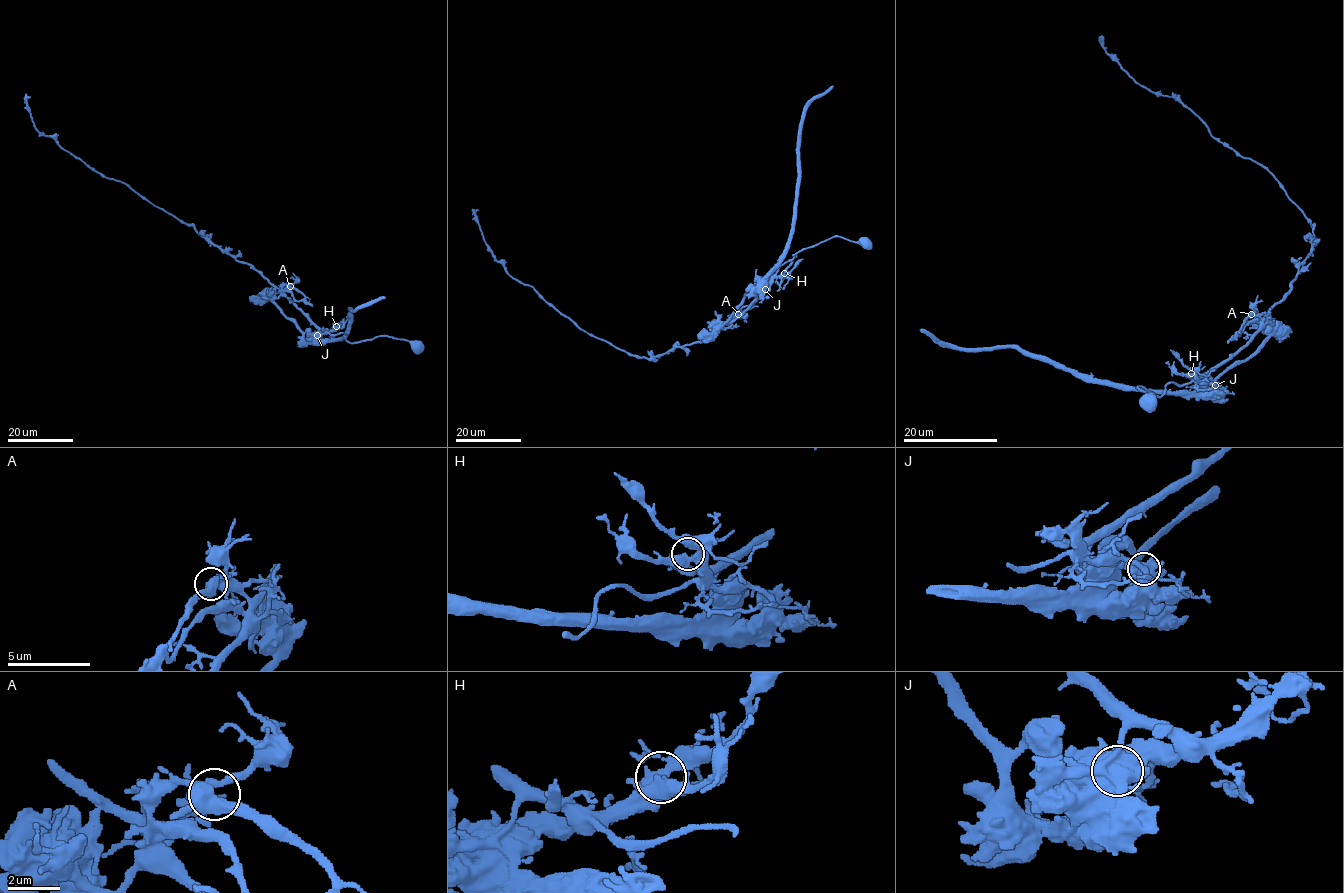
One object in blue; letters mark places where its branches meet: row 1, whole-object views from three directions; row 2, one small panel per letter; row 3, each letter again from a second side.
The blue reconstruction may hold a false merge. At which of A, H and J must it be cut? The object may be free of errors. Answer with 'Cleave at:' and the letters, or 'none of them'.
Cleave at: J

